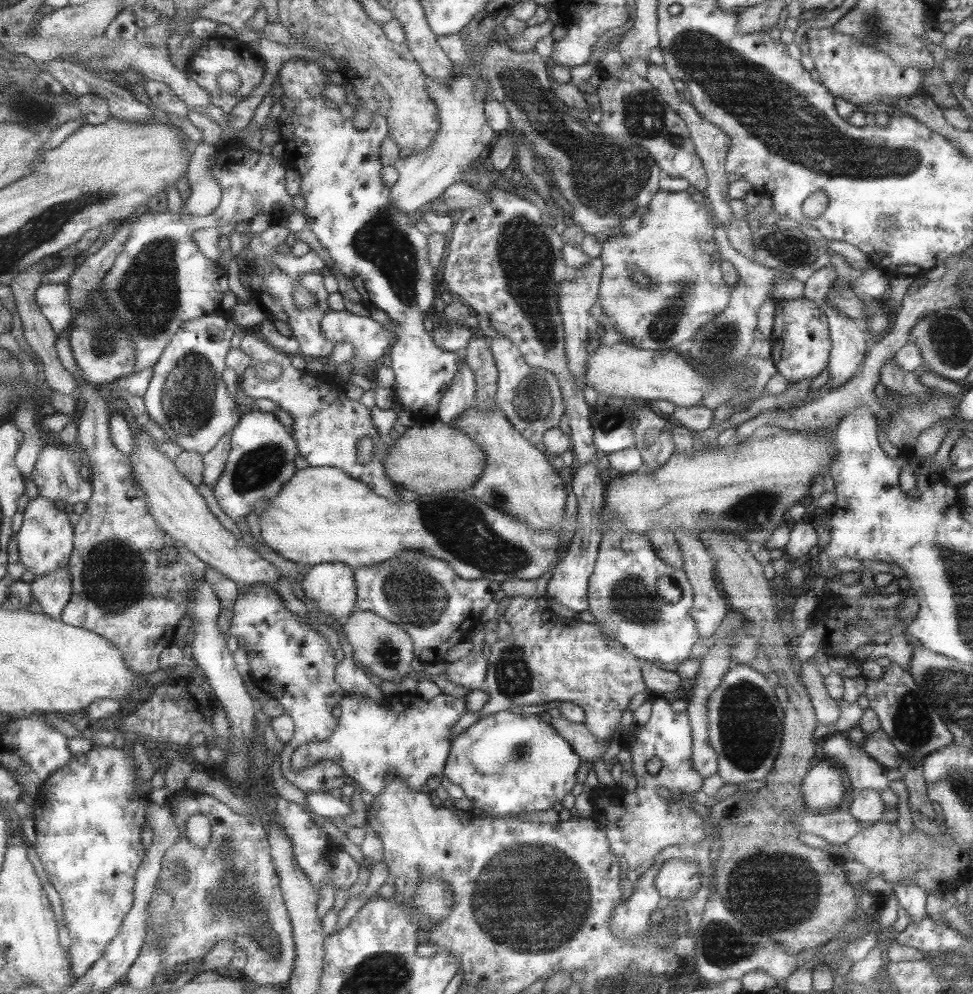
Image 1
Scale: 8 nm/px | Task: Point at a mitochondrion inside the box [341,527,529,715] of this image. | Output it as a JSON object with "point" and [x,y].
{"point":[417,600]}

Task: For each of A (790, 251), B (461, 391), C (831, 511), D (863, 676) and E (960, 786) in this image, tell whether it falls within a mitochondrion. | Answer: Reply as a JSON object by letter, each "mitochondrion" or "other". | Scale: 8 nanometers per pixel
{"A":"mitochondrion","B":"other","C":"other","D":"other","E":"mitochondrion"}

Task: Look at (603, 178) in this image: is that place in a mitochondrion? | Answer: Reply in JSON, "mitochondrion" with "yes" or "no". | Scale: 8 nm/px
{"mitochondrion":"yes"}

